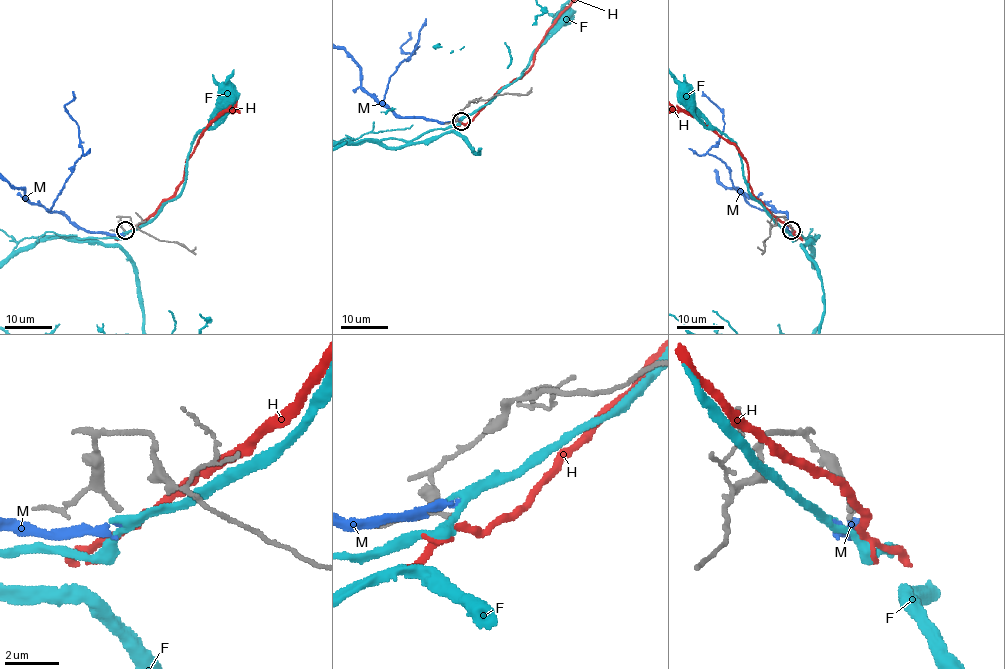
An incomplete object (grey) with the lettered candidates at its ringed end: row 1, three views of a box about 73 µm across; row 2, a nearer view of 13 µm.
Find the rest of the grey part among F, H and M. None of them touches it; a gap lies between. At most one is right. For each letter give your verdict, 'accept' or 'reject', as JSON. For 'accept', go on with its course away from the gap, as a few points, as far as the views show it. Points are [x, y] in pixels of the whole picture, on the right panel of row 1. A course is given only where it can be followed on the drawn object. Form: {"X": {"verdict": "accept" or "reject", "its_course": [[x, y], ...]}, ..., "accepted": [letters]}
{"F": {"verdict": "reject"}, "H": {"verdict": "reject"}, "M": {"verdict": "reject"}, "accepted": []}

